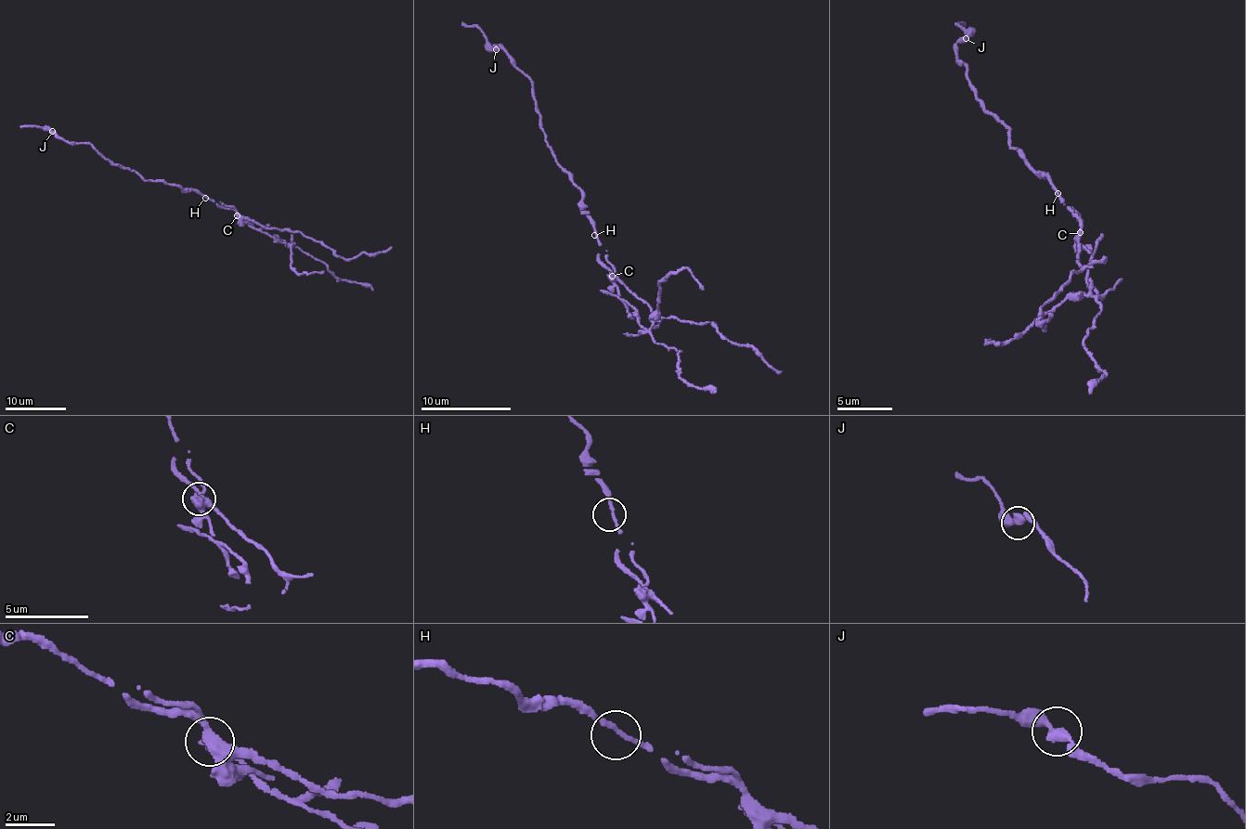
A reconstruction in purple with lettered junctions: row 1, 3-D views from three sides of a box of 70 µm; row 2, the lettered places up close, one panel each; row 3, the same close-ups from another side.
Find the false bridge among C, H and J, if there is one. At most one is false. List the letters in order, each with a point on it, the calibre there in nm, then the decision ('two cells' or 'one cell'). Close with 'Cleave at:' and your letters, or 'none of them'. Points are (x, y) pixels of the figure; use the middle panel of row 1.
C: (612, 276) | 400 nm | two cells
H: (594, 235) | 180 nm | one cell
J: (496, 49) | 400 nm | one cell
Cleave at: C

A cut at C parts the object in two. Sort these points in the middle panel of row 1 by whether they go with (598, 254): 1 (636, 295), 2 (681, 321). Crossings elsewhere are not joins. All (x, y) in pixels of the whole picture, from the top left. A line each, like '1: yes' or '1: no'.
1: no
2: no

